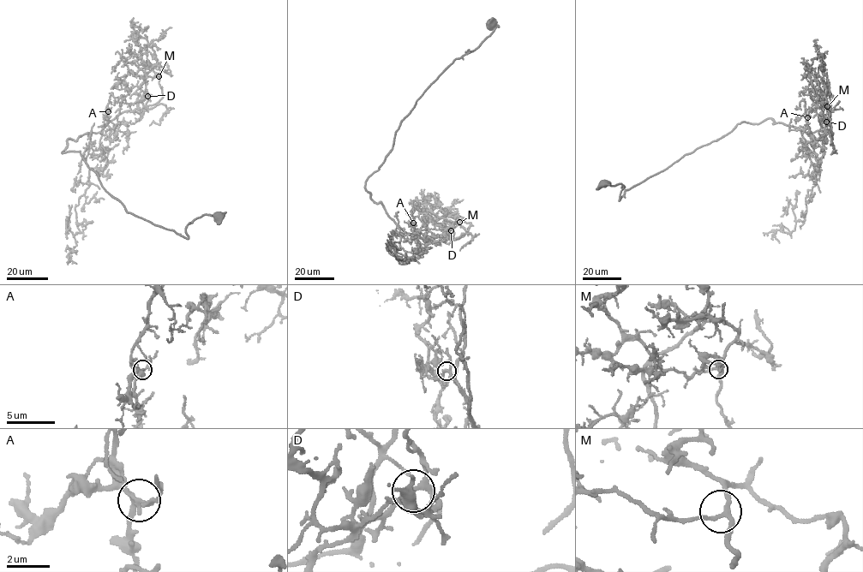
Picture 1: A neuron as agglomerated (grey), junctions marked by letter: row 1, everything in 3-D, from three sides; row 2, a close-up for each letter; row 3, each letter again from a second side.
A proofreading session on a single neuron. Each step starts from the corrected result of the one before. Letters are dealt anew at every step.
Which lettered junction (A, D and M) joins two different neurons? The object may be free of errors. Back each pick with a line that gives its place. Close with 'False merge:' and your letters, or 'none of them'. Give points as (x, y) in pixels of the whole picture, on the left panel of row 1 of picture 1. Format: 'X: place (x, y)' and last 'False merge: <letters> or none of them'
False merge: none of them

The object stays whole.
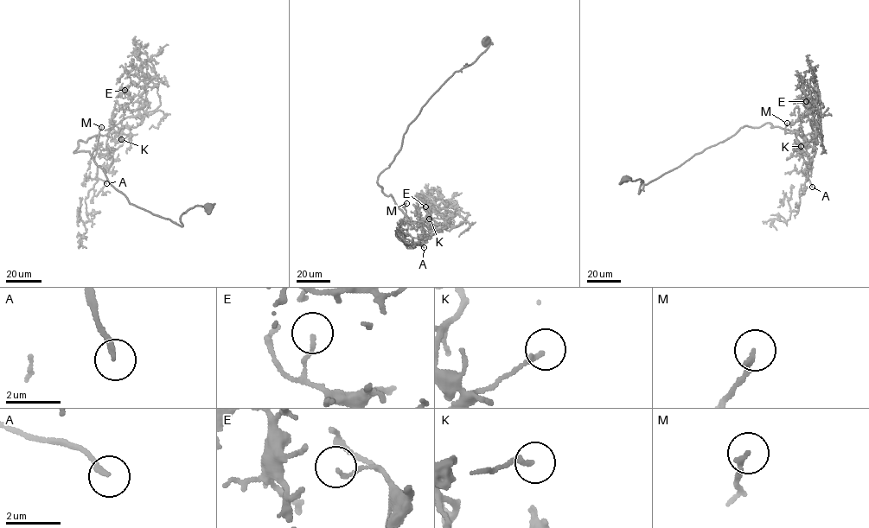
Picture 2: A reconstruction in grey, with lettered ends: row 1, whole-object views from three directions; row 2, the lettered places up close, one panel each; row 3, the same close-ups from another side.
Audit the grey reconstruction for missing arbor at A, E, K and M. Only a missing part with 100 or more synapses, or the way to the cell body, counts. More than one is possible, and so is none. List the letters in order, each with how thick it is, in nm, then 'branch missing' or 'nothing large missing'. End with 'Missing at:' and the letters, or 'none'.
A: calibre 200 nm; nothing large missing
E: calibre 120 nm; nothing large missing
K: calibre 170 nm; nothing large missing
M: calibre 200 nm; nothing large missing
Missing at: none

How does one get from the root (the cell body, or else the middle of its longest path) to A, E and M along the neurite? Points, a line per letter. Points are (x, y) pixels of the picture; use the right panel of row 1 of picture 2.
A: (625, 180), (642, 181), (638, 194), (644, 185), (744, 126), (758, 128), (768, 123), (795, 134), (812, 187)
E: (625, 180), (642, 181), (638, 194), (745, 125), (768, 123), (822, 139), (820, 104), (806, 101)
M: (625, 180), (642, 181), (638, 194), (744, 126), (768, 123), (791, 133), (785, 131), (787, 123)

